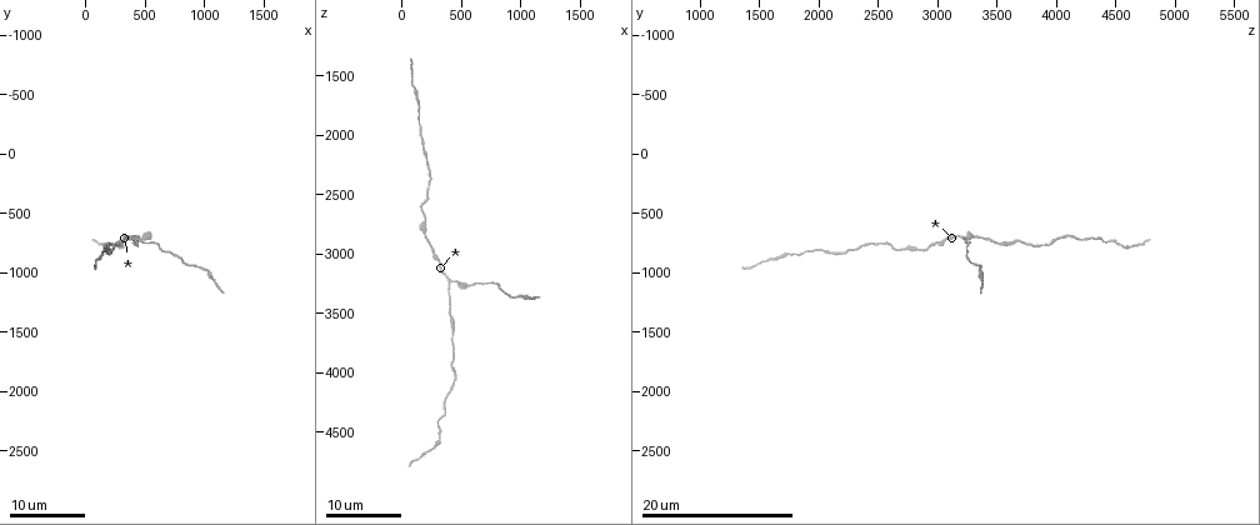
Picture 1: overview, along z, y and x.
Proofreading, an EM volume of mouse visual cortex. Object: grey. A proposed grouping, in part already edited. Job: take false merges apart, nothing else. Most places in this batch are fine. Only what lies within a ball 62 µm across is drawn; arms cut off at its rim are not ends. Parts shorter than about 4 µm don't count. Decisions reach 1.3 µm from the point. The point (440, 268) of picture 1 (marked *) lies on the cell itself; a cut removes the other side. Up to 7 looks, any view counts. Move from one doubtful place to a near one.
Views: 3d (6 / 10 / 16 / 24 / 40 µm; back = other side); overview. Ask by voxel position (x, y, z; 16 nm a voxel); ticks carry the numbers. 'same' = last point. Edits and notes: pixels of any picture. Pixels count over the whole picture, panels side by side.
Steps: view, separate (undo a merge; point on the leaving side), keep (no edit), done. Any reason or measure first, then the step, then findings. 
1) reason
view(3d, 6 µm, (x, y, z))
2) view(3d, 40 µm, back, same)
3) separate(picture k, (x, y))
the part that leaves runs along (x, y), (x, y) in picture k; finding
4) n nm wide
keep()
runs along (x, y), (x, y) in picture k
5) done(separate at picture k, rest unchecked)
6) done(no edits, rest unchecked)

sudden change in width
view(3d, 24 µm, (440, 740, 3660))

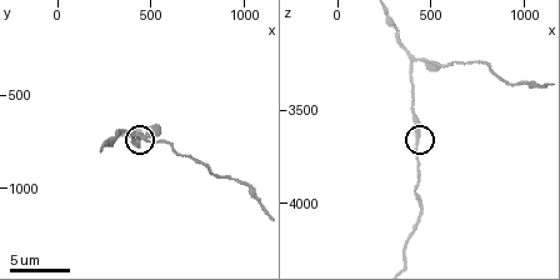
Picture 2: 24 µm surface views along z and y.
closer look
view(3d, 6 µm, same)

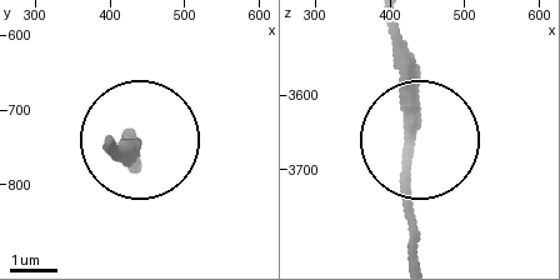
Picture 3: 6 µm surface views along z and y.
keep()
runs along (391, 21), (415, 249) in picture 3; continuous, no second cell

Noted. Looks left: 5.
view(3d, 10 µm, (400, 700, 3220))

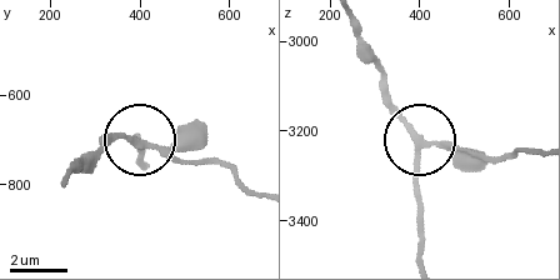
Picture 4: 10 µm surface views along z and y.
side arm 16 µm
separate(picture 4, (203, 159))
the part that leaves runs along (164, 153), (219, 163), (255, 191) in picture 4; two cells meet here

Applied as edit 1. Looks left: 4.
thick turns thin
view(3d, 24 µm, (140, 860, 1720))

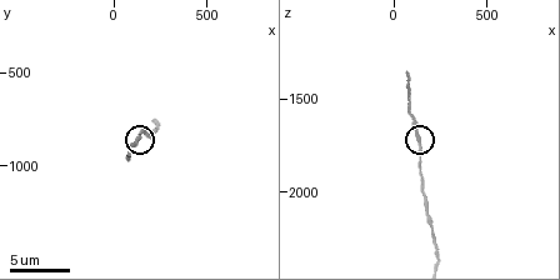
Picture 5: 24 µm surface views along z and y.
view(3d, 10 µm, (140, 840, 1740))

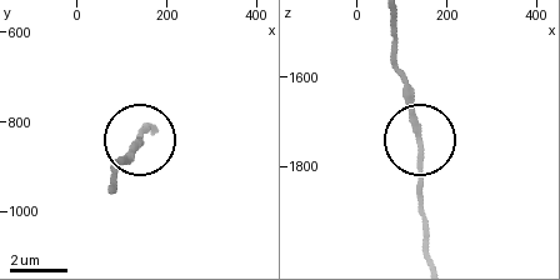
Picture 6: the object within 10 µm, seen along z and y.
keep()
runs along (429, 255), (423, 133), (408, 79) in picture 6; one cell here

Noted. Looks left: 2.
calibre changes
view(3d, 16 µm, (180, 820, 2060))

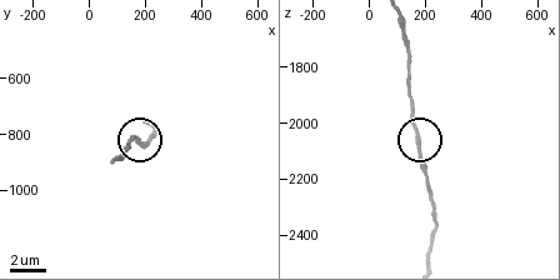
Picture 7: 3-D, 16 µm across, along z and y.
keep()
one cell here

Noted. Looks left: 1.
done(separate at picture 4, rest unchecked)

